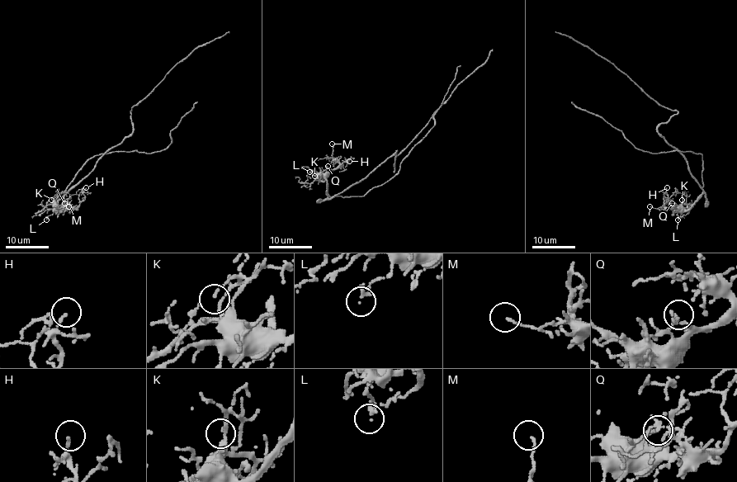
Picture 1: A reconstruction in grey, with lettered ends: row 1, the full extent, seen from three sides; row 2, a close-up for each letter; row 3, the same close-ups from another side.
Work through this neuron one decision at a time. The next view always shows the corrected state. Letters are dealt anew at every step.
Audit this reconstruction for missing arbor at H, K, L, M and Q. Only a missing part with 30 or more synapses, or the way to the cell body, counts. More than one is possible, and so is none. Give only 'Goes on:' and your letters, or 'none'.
Goes on: K

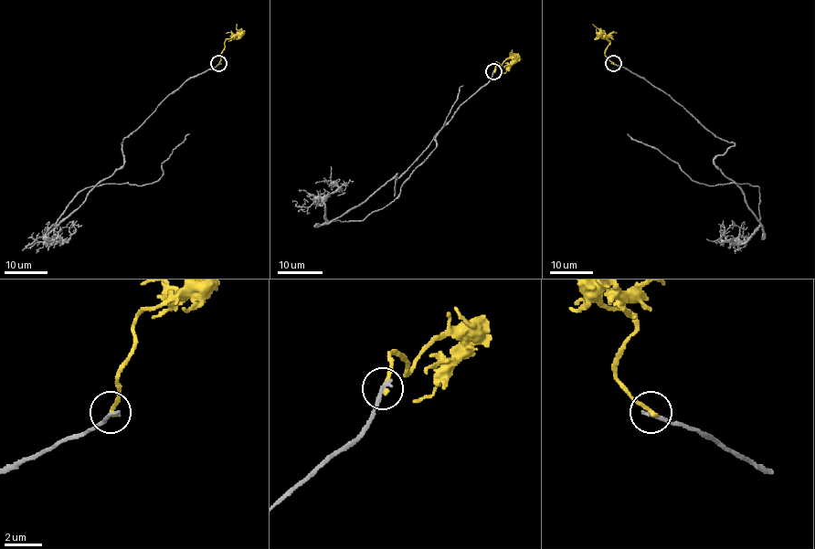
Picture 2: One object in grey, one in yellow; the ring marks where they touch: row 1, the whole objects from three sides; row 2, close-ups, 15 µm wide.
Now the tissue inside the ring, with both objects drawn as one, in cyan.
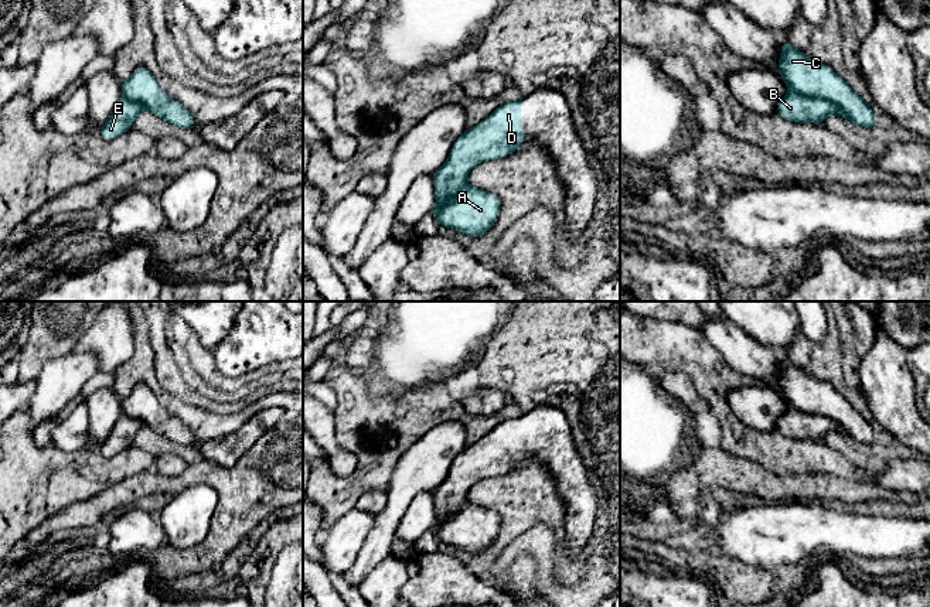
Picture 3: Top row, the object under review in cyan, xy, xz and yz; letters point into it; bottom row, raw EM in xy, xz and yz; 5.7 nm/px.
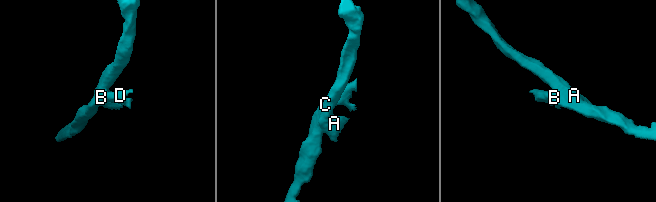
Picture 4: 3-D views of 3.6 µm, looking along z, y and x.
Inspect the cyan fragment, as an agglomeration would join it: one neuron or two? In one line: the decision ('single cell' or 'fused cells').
single cell

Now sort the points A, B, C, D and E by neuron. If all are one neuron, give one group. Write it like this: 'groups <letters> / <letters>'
groups A B C D E

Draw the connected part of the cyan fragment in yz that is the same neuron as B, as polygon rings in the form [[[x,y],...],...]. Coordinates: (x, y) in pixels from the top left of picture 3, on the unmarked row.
[[[787,357],[781,361],[779,391],[788,403],[787,412],[777,420],[777,432],[788,439],[821,441],[827,433],[842,432],[851,440],[866,447],[875,444],[872,424],[839,395],[829,383],[818,381]]]

